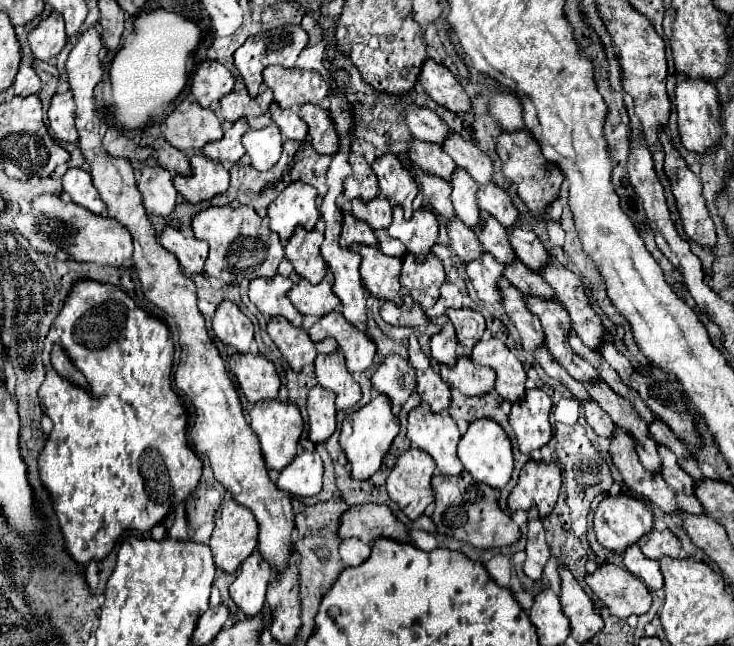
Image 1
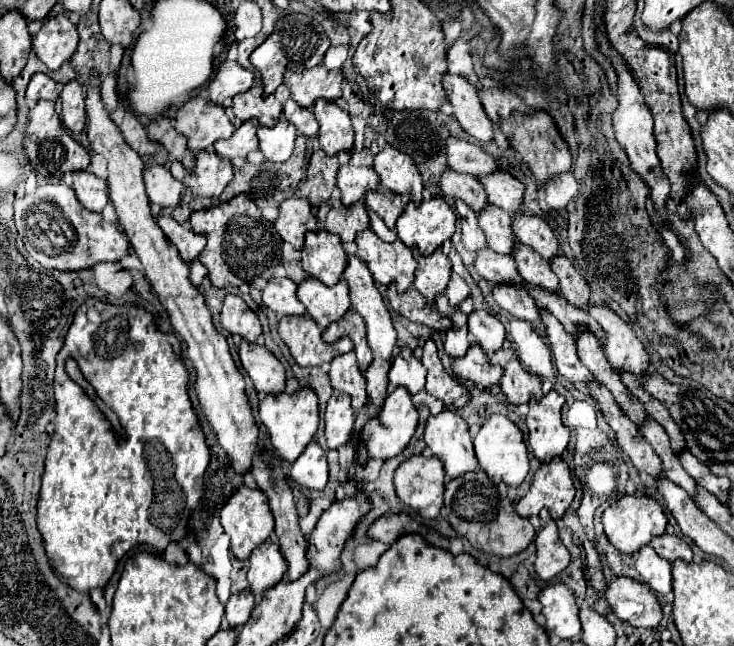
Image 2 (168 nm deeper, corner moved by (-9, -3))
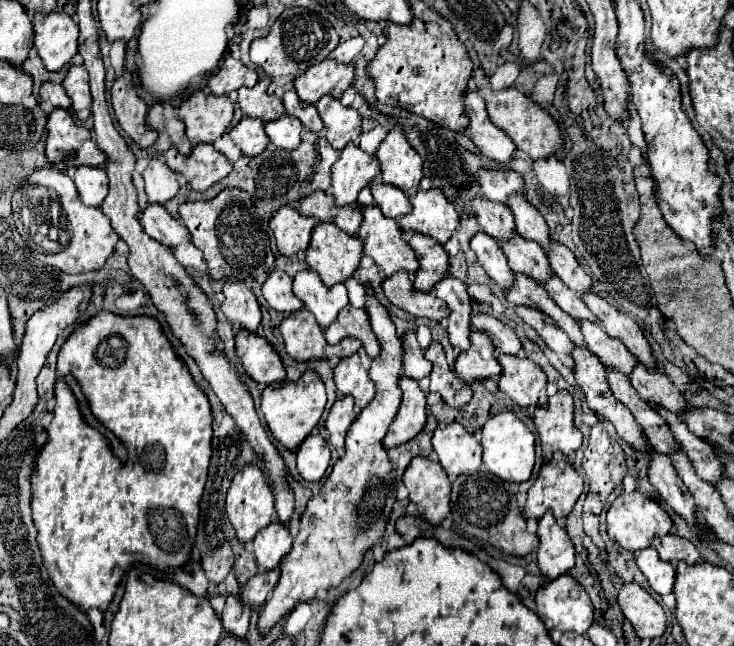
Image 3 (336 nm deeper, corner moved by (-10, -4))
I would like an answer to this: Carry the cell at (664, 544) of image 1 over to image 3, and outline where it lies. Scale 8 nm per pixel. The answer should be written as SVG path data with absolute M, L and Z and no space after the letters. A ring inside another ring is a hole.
M677 534L655 538L653 548L659 552L661 560L671 562L671 564L677 564L681 560L687 564L695 564L699 560L699 550L687 538L681 538Z

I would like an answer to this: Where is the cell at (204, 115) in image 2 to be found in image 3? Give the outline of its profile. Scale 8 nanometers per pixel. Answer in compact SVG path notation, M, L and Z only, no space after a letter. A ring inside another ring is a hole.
M197 90L179 106L179 118L187 126L191 144L213 144L231 124L233 102L229 96L213 96L207 90Z

